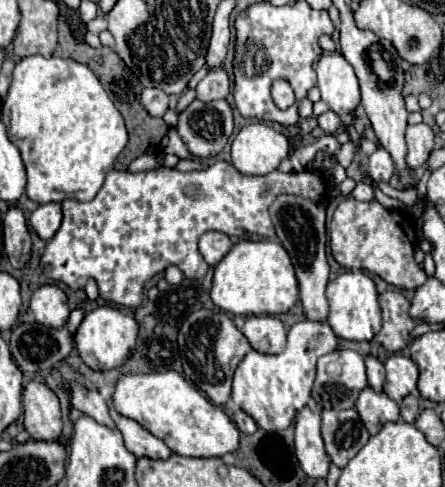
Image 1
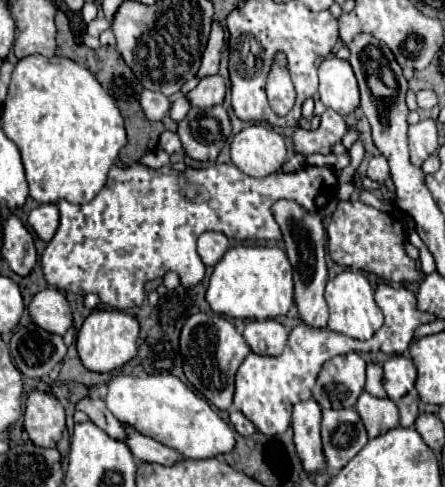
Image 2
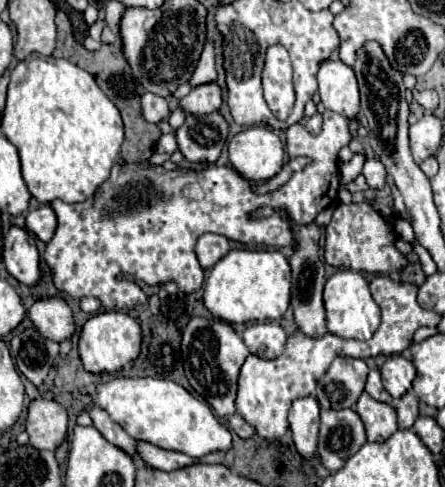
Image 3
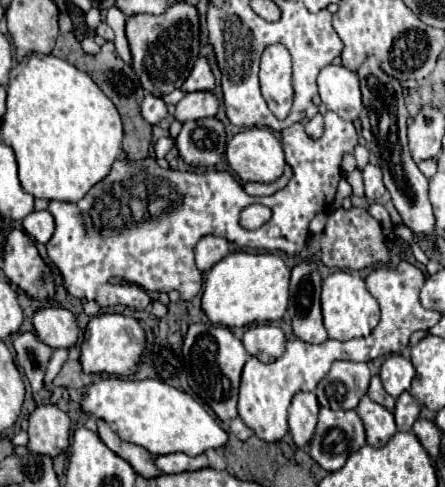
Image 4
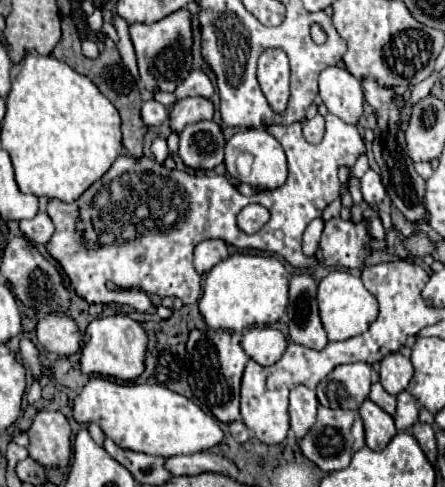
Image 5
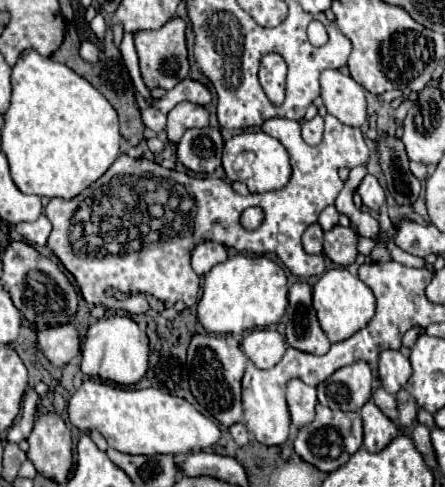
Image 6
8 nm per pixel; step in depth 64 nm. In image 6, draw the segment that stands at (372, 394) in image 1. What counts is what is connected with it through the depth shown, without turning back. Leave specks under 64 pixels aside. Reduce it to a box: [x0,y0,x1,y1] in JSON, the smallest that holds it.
[362,400,398,452]

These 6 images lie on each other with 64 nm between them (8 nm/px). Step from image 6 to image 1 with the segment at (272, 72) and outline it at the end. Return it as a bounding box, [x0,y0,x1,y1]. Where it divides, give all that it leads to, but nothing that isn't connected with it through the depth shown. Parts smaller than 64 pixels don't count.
[272,80,294,108]

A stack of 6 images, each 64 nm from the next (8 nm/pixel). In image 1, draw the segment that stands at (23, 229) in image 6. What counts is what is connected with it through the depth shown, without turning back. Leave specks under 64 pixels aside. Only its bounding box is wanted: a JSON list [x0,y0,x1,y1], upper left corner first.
[30,204,62,240]

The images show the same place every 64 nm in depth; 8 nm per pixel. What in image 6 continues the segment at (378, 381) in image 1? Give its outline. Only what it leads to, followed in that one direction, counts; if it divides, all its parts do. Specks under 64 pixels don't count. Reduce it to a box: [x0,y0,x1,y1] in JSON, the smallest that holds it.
[372,388,398,422]

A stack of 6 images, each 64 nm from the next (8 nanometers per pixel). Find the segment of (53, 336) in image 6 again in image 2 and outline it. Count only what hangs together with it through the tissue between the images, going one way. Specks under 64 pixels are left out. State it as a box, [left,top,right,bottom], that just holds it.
[28,288,72,336]

